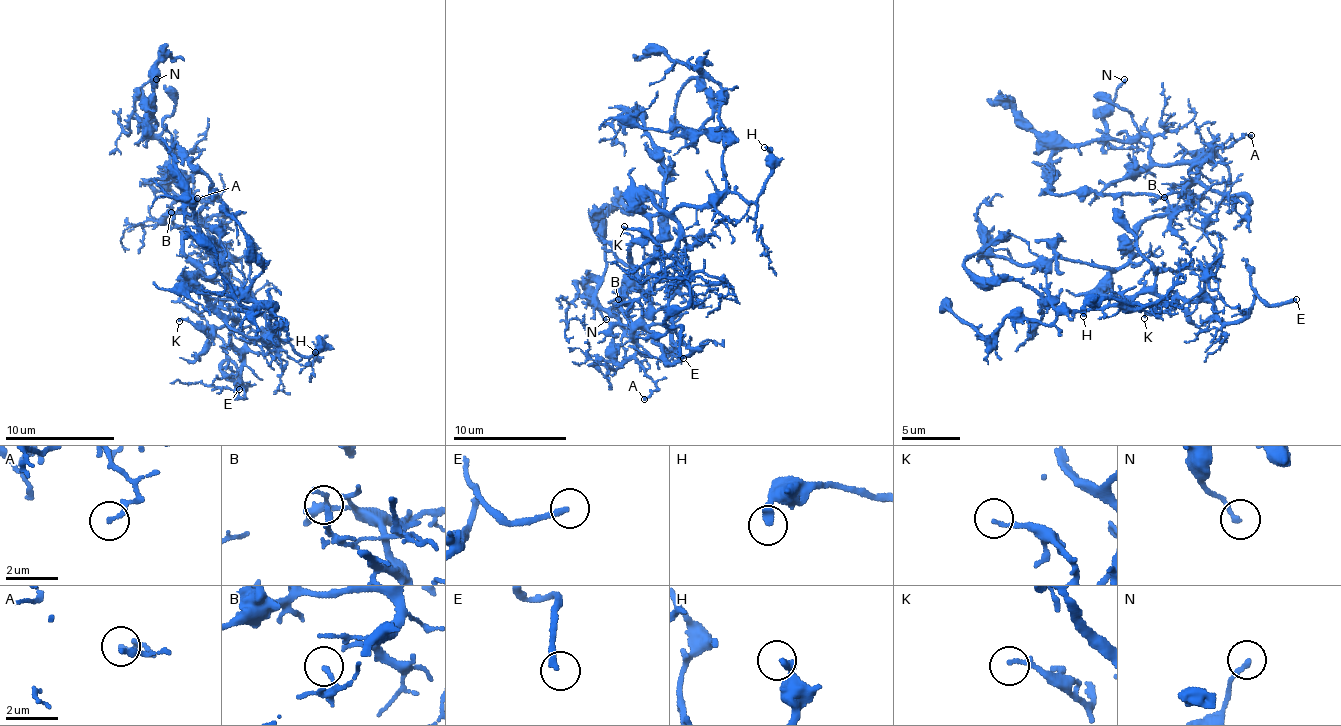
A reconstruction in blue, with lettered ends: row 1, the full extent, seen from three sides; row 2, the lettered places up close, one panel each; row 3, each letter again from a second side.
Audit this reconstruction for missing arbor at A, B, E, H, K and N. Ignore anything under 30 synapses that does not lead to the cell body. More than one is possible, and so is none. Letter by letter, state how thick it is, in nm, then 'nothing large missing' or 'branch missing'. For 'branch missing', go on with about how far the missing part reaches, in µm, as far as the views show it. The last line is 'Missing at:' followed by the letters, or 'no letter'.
A: 180 nm thick; nothing large missing
B: 160 nm thick; nothing large missing
E: 220 nm thick; branch missing; about 100 µm are missing
H: 320 nm thick; nothing large missing
K: 140 nm thick; nothing large missing
N: 190 nm thick; nothing large missing
Missing at: E

